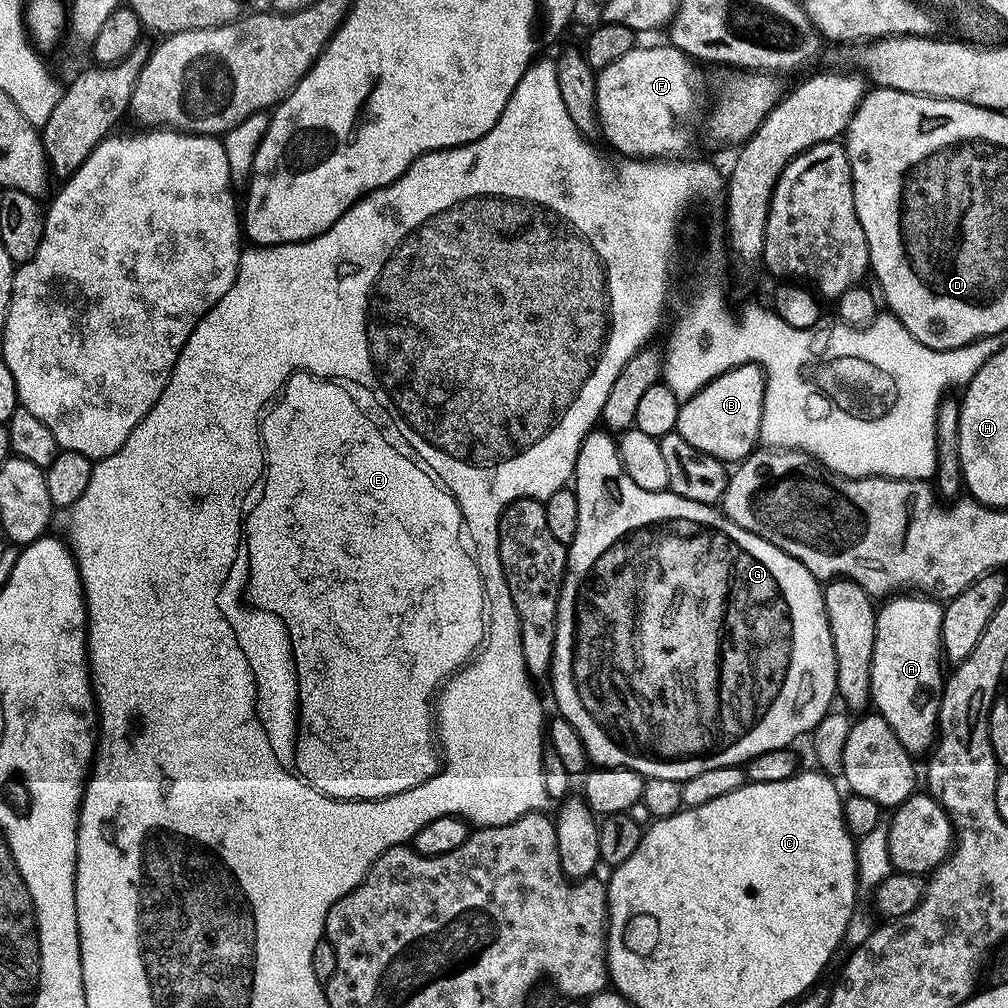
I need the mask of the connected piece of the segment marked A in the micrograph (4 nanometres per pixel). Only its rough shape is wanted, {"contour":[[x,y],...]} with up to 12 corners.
{"contour":[[944,609],[877,611],[875,711],[909,754],[939,735]]}

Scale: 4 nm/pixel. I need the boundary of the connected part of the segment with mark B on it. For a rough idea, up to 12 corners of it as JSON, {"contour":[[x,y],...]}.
{"contour":[[747,364],[680,405],[676,431],[729,466],[757,451],[768,378]]}

